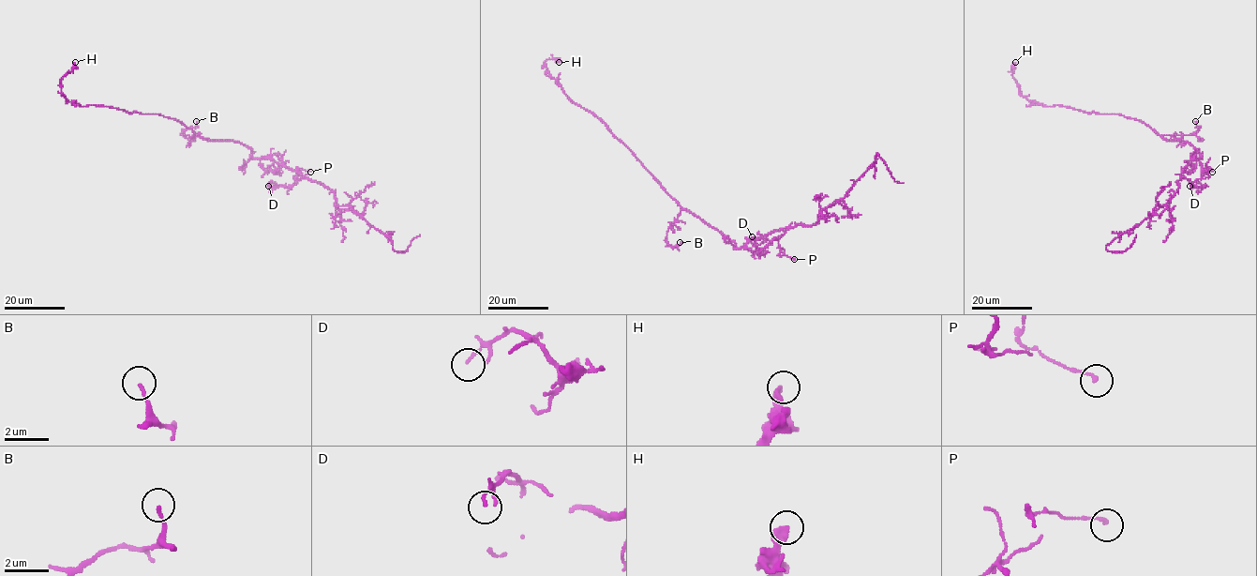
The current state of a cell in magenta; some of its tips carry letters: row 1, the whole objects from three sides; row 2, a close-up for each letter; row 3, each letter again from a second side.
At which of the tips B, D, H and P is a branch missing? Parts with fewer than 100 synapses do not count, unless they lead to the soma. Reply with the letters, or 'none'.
none

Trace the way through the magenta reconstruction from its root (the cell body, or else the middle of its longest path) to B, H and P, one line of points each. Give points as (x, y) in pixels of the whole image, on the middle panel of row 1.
B: (720, 232), (682, 209), (671, 224), (665, 240), (673, 247), (678, 247), (680, 242)
H: (720, 232), (684, 210), (603, 122), (564, 94), (545, 65), (548, 59), (559, 62)
P: (720, 232), (736, 248), (740, 248), (754, 238), (785, 229), (779, 248), (794, 259)

